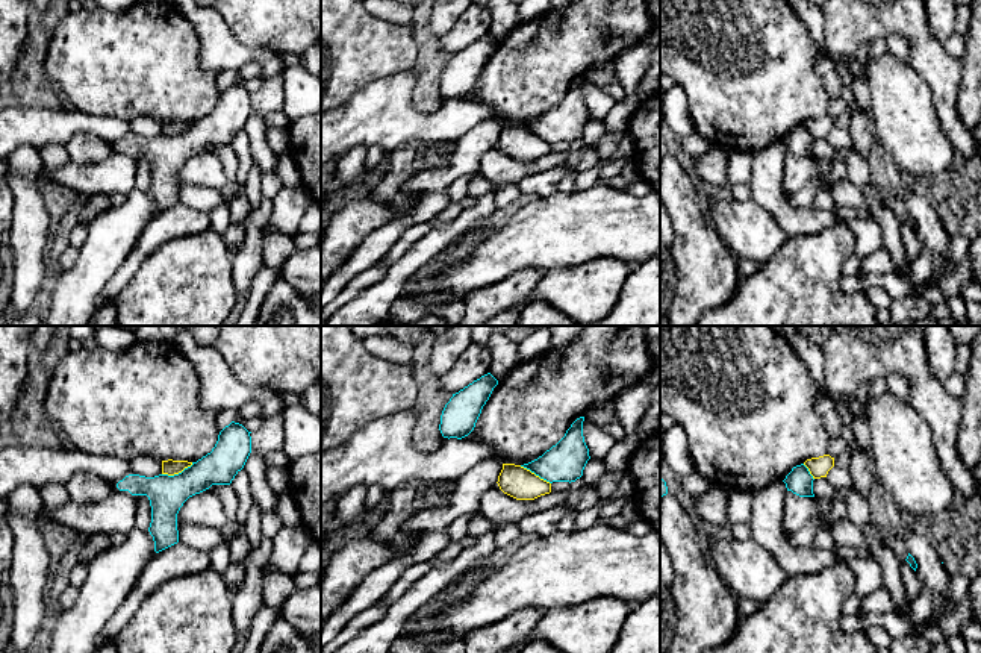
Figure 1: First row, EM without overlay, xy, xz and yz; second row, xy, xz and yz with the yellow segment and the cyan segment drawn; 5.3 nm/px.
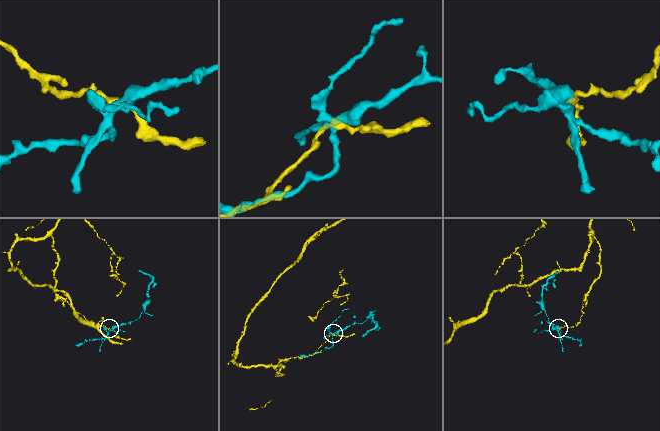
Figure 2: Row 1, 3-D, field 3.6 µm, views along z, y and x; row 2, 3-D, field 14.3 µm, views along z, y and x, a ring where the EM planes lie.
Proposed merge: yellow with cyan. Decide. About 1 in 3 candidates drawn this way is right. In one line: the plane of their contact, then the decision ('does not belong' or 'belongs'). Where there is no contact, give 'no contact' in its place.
contact in xy; does not belong

